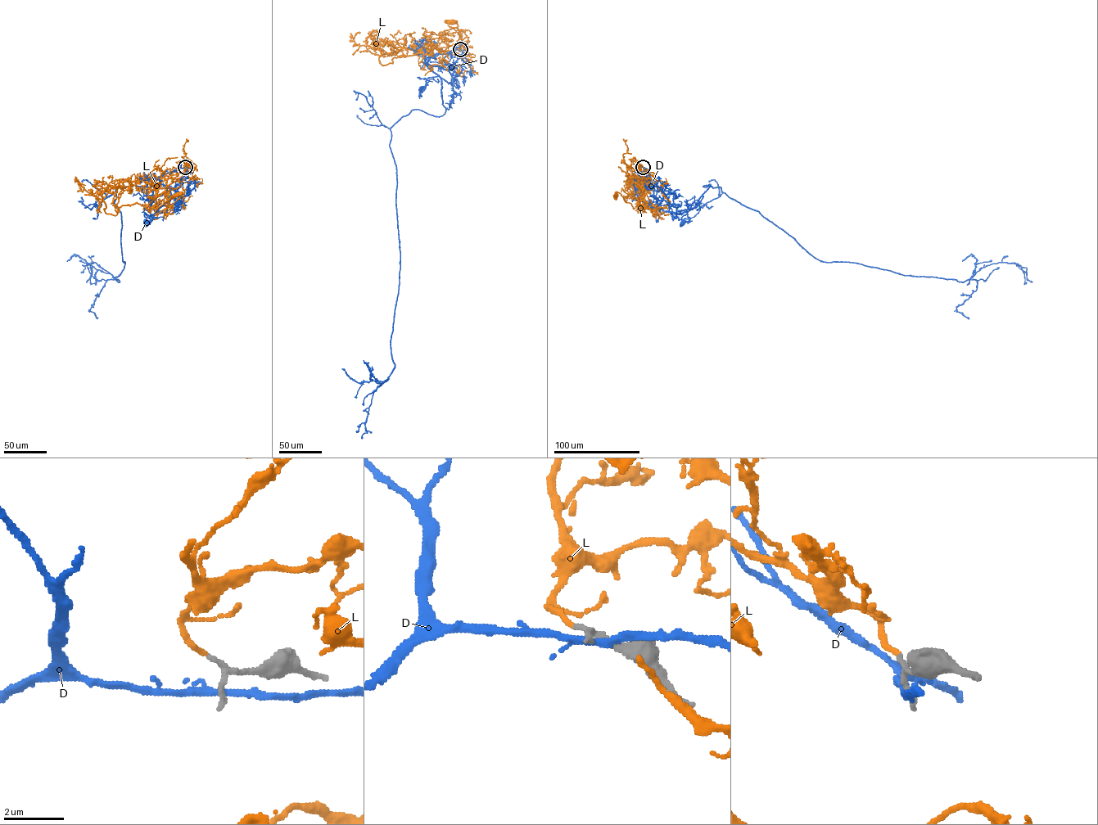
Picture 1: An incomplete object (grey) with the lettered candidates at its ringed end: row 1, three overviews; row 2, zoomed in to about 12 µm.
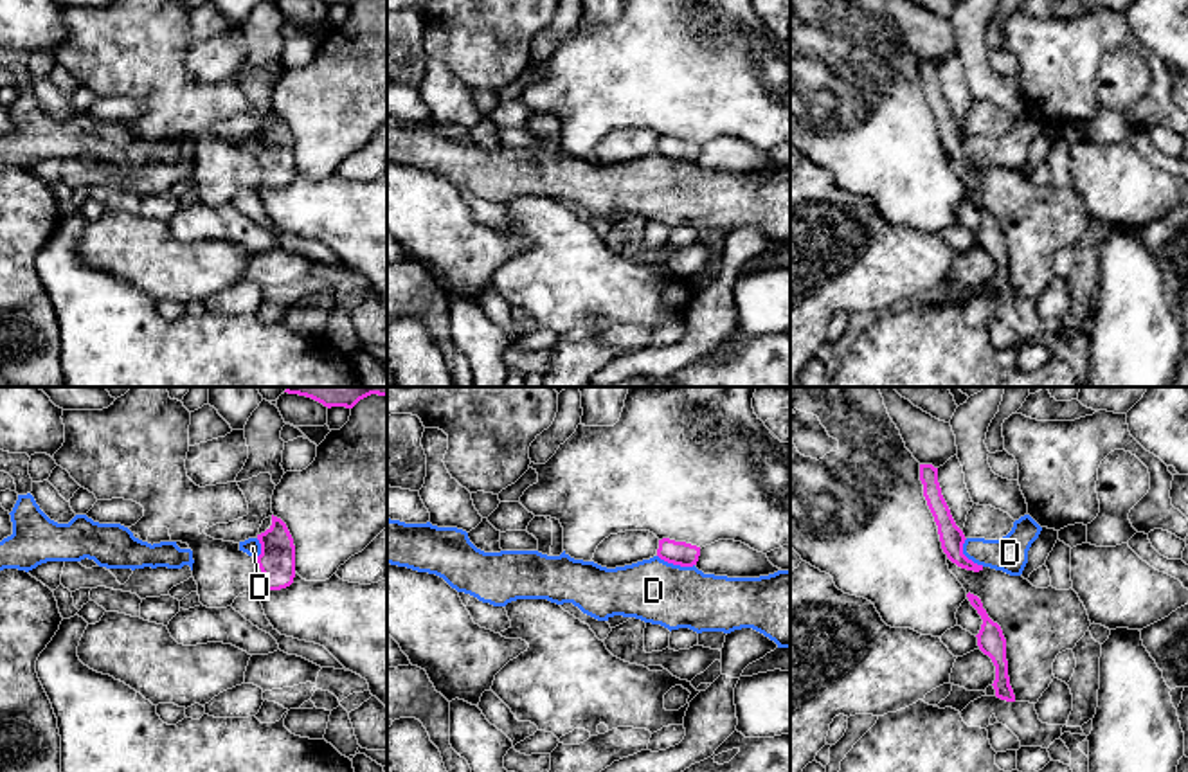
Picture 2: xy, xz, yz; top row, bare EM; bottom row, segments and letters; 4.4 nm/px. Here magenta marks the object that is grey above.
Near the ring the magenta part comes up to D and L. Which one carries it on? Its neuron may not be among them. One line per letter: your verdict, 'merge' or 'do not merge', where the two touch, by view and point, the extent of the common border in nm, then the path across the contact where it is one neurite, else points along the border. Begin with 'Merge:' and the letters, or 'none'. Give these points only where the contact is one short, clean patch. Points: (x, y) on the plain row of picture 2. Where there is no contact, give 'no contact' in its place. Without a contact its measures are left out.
Merge: L
D: do not merge | xz (675, 161) | 180 nm | along xz (657, 152), (674, 161), (693, 162)
L: merge | no contact

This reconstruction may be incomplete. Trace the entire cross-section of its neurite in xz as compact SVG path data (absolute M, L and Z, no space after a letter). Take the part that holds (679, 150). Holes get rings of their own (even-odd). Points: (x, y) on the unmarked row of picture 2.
M662 135L659 137L657 153L673 162L693 164L698 158L700 144Z

